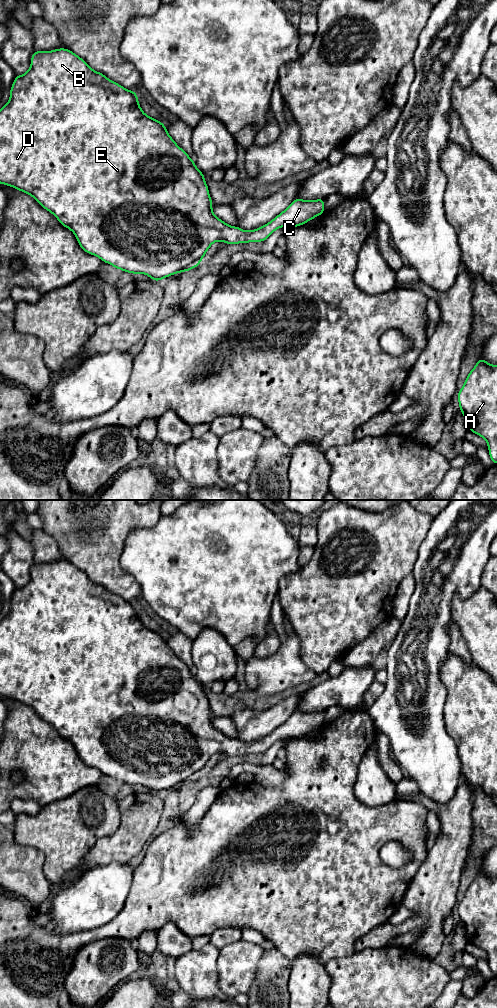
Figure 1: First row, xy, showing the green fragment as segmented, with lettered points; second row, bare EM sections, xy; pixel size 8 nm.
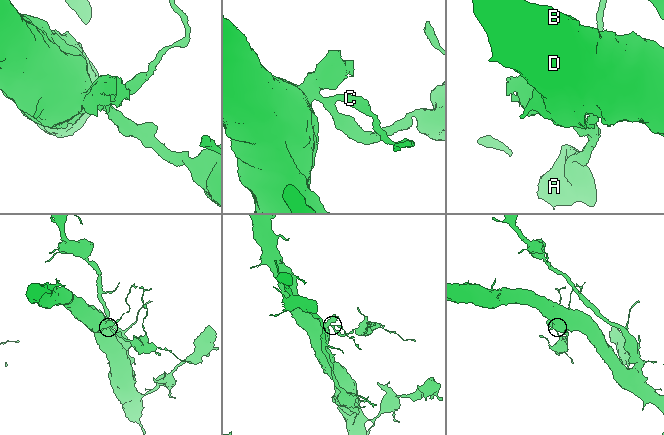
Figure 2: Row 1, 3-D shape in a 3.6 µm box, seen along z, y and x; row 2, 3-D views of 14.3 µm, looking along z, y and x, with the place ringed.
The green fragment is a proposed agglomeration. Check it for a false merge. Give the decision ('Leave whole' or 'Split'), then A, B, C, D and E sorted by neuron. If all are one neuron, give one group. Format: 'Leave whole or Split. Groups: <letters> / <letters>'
Leave whole. Groups: A B C D E

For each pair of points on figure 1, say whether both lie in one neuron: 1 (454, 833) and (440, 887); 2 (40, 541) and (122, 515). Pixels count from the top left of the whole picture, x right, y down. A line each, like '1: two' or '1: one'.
1: one
2: two

